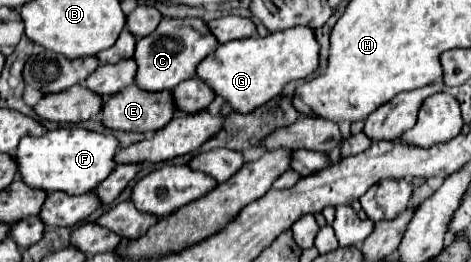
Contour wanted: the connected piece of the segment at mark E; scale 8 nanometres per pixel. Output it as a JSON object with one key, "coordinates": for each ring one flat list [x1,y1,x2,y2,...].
{"coordinates":[[126,86,124,90,120,90,118,94,110,96,104,106,102,106,102,126,110,128,110,130,122,130,122,132,154,132,158,128,162,128,166,122,172,120,176,112,174,100,170,92,162,92,162,94,146,94,144,90,138,90,138,86]]}

